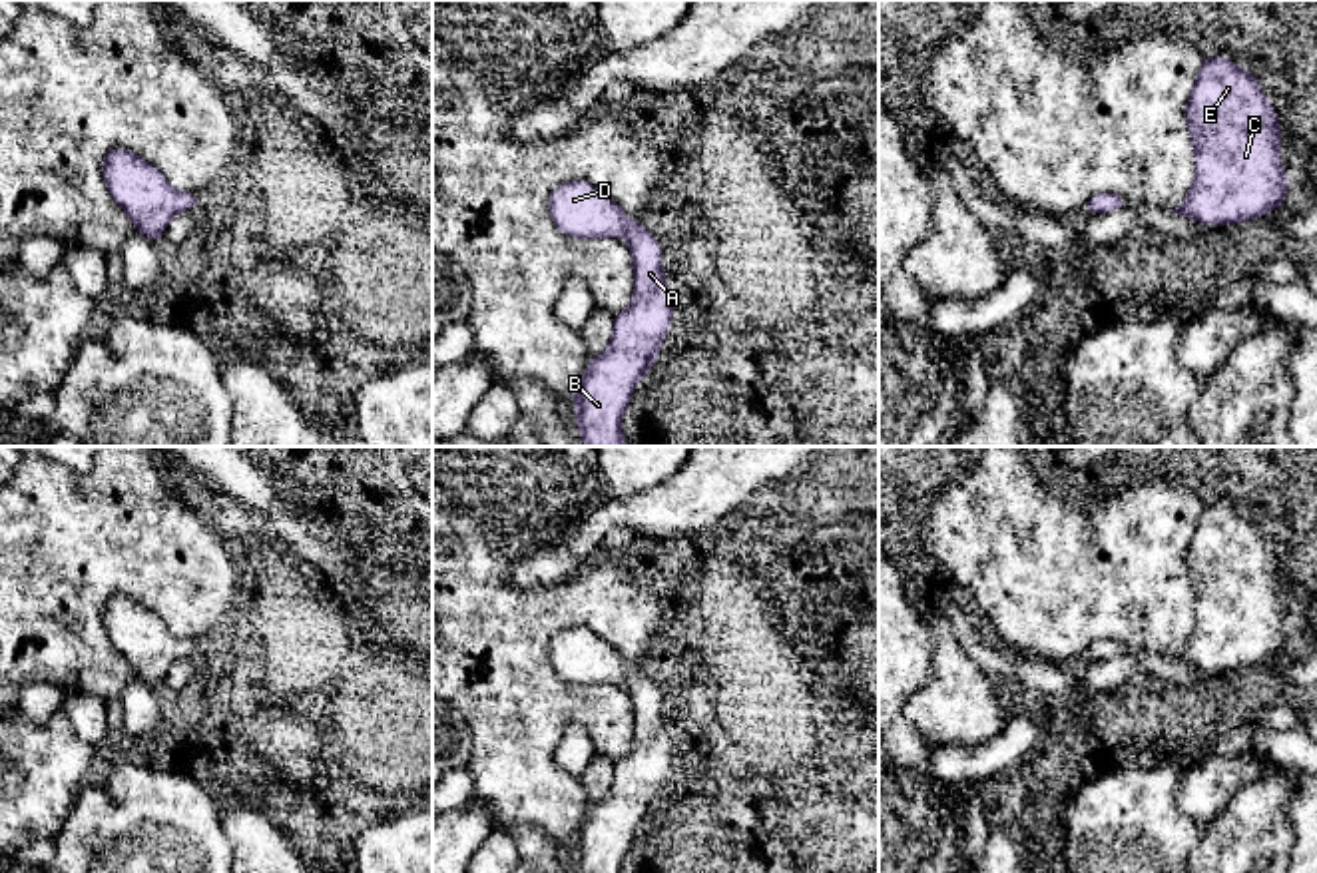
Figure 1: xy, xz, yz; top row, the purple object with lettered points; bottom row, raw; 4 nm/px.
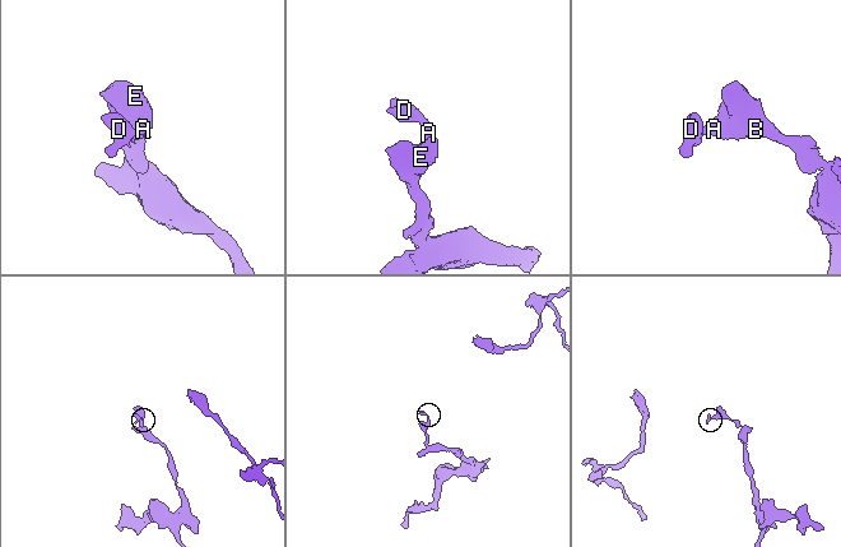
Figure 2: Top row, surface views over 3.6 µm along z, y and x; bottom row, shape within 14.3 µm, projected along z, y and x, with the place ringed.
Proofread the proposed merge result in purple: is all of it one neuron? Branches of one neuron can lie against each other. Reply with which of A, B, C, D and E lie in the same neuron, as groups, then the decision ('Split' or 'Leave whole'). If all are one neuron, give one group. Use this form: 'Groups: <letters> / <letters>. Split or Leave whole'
Groups: A B C D E. Leave whole

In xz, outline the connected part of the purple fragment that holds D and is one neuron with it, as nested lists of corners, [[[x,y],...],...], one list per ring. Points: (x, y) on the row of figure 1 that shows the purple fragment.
[[[586,179],[554,187],[548,209],[552,223],[570,237],[624,237],[632,249],[634,301],[616,315],[608,349],[590,357],[586,375],[570,395],[578,435],[586,446],[626,446],[622,417],[636,383],[650,375],[665,331],[673,325],[673,297],[665,287],[661,243]]]

